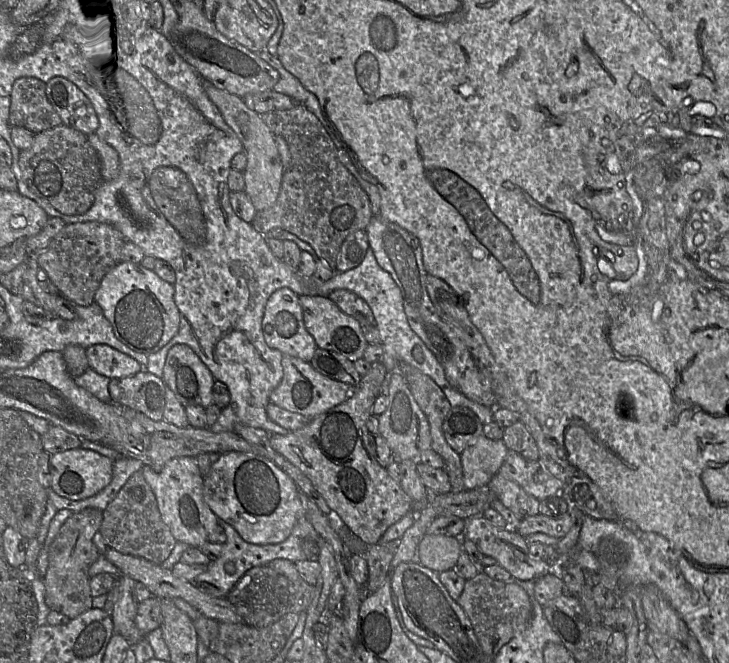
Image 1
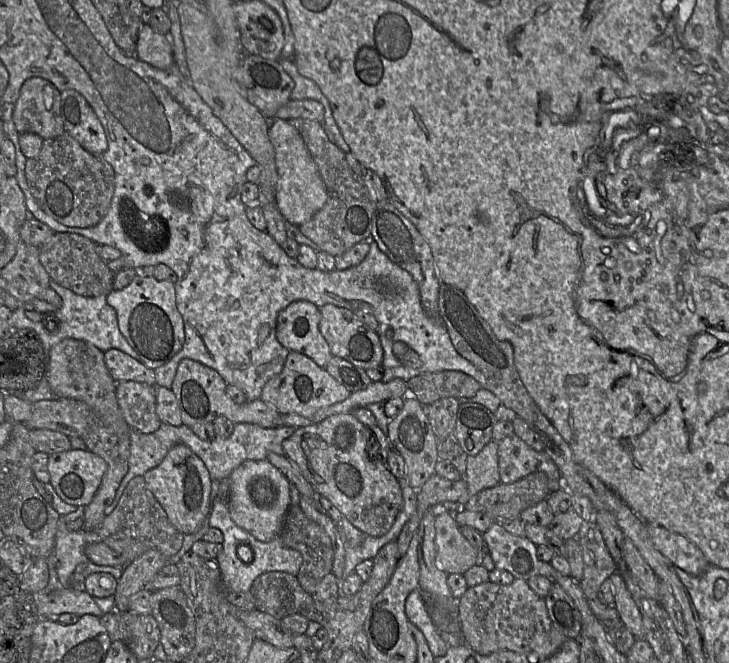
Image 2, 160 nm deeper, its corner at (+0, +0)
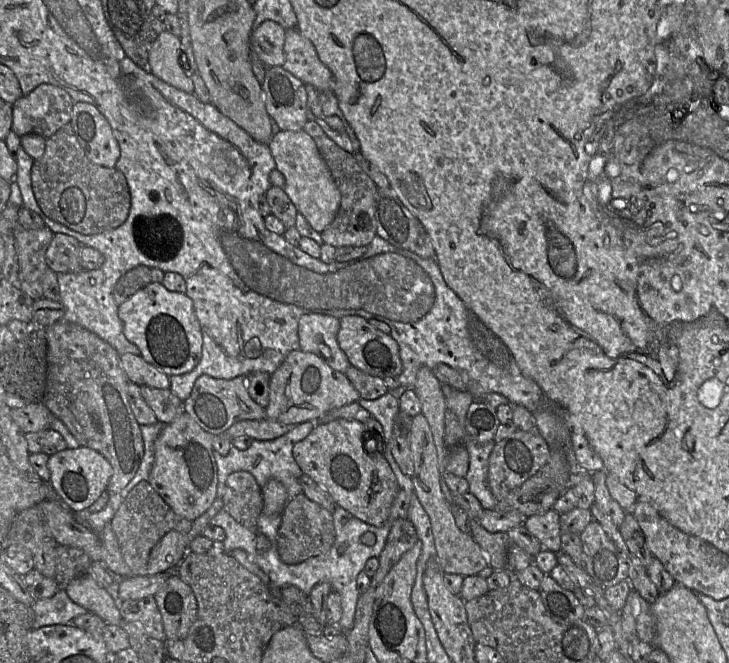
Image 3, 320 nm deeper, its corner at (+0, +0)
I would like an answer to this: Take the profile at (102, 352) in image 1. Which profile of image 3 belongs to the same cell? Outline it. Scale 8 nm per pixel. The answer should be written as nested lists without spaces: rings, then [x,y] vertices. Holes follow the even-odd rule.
[[[140,354],[120,355],[121,365],[130,382],[139,386],[146,385],[157,389],[169,389],[170,376],[147,362]]]

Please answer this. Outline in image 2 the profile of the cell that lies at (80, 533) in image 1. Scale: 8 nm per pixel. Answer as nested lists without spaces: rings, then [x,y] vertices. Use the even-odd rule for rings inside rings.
[[[66,338],[54,345],[47,354],[45,379],[58,398],[86,403],[92,409],[92,424],[83,435],[87,450],[100,456],[107,464],[103,480],[91,500],[84,507],[84,530],[95,529],[104,519],[105,509],[113,502],[117,489],[129,469],[131,428],[121,414],[116,382],[105,364],[104,352],[83,340]]]

